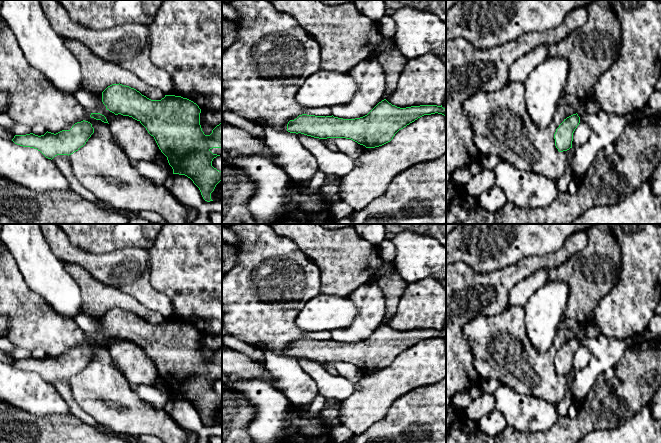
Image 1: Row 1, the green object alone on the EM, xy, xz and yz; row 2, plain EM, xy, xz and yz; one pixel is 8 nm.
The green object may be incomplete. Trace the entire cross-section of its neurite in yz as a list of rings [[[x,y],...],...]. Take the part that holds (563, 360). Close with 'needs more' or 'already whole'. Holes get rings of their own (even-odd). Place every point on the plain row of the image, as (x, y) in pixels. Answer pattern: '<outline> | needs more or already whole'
[[[573,338],[559,349],[554,358],[555,370],[559,376],[572,372],[573,357],[580,347],[578,338]]] | already whole

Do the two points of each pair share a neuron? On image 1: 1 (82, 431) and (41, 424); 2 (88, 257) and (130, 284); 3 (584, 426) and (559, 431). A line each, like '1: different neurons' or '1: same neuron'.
1: same neuron
2: same neuron
3: same neuron

